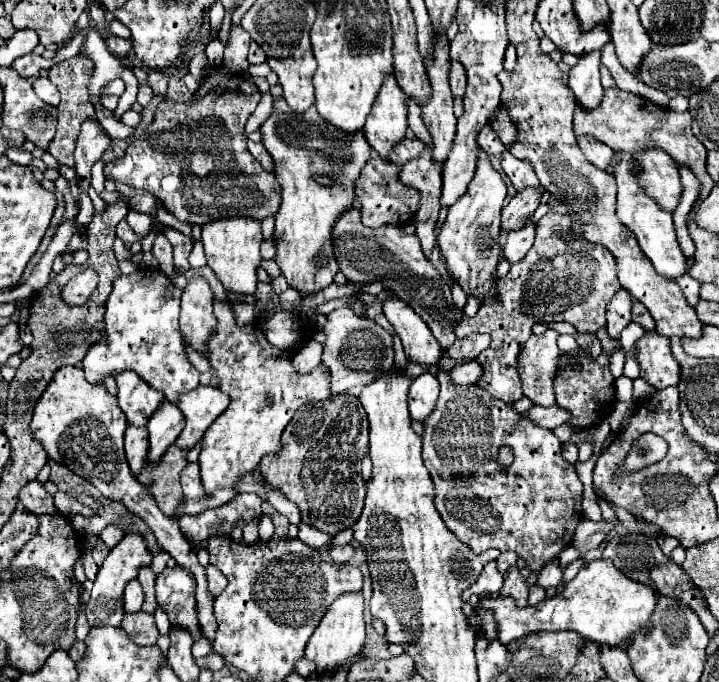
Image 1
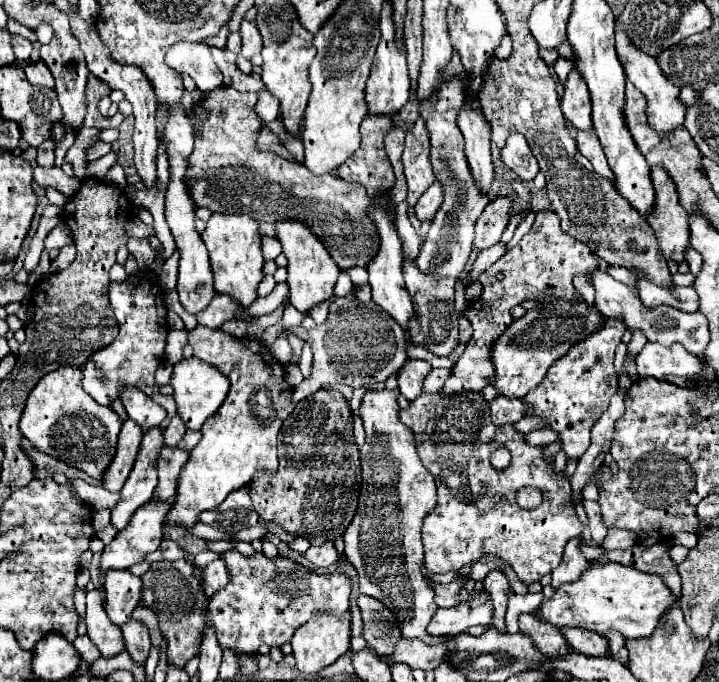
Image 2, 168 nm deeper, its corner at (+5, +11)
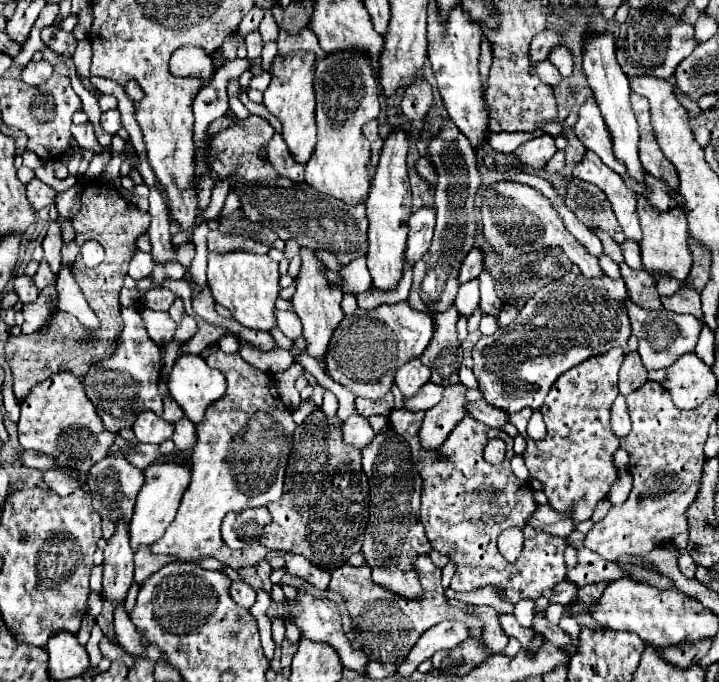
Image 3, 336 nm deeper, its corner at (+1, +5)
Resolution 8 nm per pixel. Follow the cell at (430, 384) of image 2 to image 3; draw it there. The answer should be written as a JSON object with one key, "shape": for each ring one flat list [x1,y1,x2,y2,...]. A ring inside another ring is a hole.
{"shape":[[432,382,424,384,412,398,404,398,404,408,418,412,418,410,428,410,432,406,436,406,438,400,442,400,444,388,442,386,434,386]]}

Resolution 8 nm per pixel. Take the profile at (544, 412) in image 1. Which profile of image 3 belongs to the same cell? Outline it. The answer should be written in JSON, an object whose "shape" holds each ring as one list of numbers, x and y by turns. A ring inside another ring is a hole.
{"shape":[[482,398,476,402,466,402,464,408,472,418,476,418,478,422,484,422,490,428,498,428,498,426,506,424,506,418,508,418,508,414,504,410,498,410,490,404,486,404]]}

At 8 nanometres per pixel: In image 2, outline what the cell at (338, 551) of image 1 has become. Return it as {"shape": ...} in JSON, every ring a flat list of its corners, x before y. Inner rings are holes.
{"shape":[[324,542,320,546,312,546,308,552,306,552,306,558,314,564,314,566,330,566,334,562,338,562,338,552,334,548,332,542]]}

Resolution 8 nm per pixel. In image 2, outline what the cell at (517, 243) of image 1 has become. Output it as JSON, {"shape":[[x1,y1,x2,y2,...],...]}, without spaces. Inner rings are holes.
{"shape":[[498,242,498,244,490,246,490,248,482,250,482,252,480,252,480,256,476,258,476,262,474,262,474,268,472,268,470,276,468,276,468,278,464,278,466,286,470,286,472,282,476,282,476,280,478,280,478,274,480,274,480,272,484,272,486,268,490,268,490,266,492,266,498,258,502,258,504,254,506,254,506,244,504,244,504,242]]}

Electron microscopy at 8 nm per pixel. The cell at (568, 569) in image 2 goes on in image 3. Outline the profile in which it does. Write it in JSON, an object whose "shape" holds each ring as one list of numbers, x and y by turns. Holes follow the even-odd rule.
{"shape":[[562,580,558,586,554,586,552,590,552,596,550,596,550,602,556,602,556,604,570,604,574,598,576,598,576,592,578,592,578,586,570,586,570,582]]}

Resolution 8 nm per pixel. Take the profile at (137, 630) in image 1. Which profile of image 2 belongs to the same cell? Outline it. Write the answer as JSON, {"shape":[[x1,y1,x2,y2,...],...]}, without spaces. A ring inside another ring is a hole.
{"shape":[[130,620,122,626,122,634,124,634,124,640,126,640,126,650,130,652,130,656,144,666,146,658,148,658,148,652,150,652,150,634,148,634,148,628,138,622,138,620]]}

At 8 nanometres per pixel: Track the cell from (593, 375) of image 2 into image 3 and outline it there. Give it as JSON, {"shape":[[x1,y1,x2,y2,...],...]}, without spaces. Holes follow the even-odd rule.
{"shape":[[618,348,608,350,604,356,594,356,582,362,582,366,574,366,574,370,568,370,554,382,550,388,550,394,546,396,546,402,542,404,540,412,546,424,546,438,544,440,532,440,526,434,528,420,532,416,532,410,520,410,516,414,508,414,508,422,514,424,520,432,520,436,526,440,526,452,522,454,526,468,530,470,530,478,536,478,544,494,548,496,548,504,562,516,572,518,574,524,580,524,588,520,596,508,596,504,606,498,610,486,618,478,618,470,614,466,614,452,620,448,620,440,614,434,610,426,610,408,614,398,618,396,618,370,624,360,624,352]]}

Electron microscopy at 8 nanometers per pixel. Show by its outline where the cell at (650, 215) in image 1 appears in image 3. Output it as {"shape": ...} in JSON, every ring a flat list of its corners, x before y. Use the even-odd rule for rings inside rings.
{"shape":[[610,32,598,34,586,40,584,44,584,74,588,78,588,84,594,92,594,98,602,110,604,122,610,128,612,140,614,140,614,154,618,160,622,160,628,168,628,174,634,176,634,180,644,178,644,170,638,158,638,122,634,118,632,106,630,106,630,86,628,76,622,72,622,68,616,62,616,50,614,50,614,38]]}

